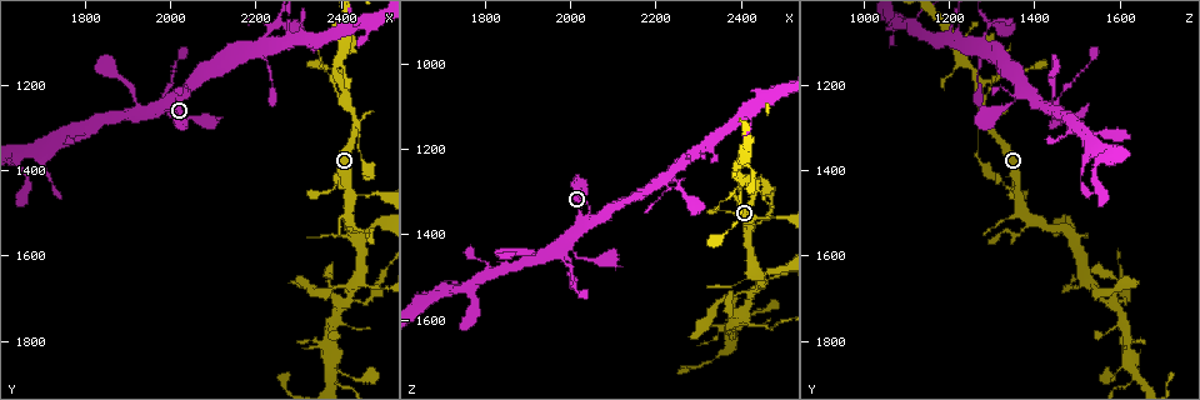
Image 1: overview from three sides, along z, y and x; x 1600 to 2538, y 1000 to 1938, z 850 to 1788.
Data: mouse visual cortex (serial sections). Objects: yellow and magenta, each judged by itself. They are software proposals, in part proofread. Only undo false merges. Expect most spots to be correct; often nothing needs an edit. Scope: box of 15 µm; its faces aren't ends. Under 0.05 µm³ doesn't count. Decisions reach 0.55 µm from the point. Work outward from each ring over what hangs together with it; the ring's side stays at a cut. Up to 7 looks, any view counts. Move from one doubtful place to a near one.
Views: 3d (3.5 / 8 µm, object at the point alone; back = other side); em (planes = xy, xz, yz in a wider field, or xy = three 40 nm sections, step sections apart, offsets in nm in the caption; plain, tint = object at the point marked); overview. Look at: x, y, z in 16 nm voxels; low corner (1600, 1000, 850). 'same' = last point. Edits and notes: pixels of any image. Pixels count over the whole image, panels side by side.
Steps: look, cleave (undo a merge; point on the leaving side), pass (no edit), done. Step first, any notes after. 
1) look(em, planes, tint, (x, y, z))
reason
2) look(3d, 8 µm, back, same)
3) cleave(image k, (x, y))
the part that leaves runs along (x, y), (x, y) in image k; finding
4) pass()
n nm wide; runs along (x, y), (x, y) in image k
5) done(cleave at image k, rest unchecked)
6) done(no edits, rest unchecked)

look(3d, 3.5 µm, (1800, 1300, 1495))
side arm on a straight run

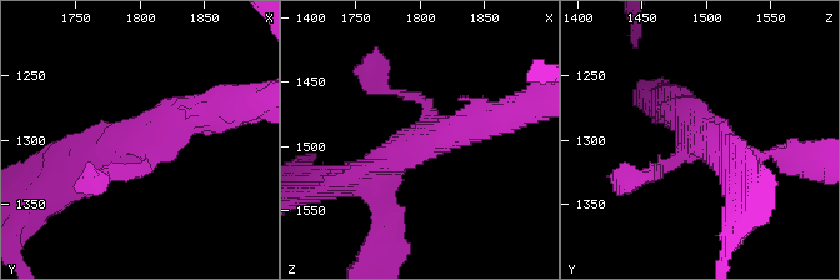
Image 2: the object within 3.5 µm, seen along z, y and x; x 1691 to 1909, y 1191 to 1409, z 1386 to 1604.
pass()
3 arms; runs along (220, 106), (81, 164) in image 2; one cell here

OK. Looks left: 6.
look(3d, 3.5 µm, (2420, 1455, 1365))
three-way junction

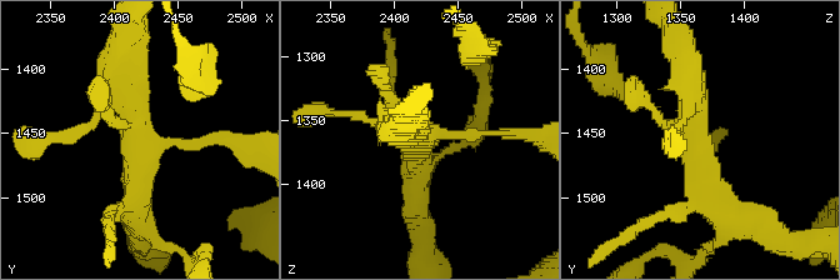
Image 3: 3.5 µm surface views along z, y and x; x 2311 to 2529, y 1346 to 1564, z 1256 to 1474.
look(em, xy, step 3, tint, (2422, 1460, 1362))

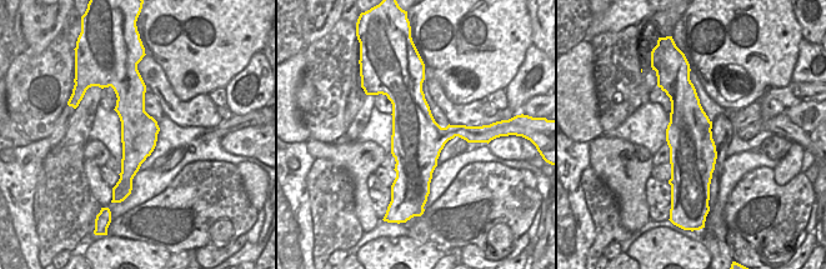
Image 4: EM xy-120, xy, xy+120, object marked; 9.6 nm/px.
pass()
runs along (129, 84), (131, 162), (124, 188) in image 4; all the same cell

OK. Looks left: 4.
look(3d, 3.5 µm, (2405, 1715, 1585))
looks like a crossing

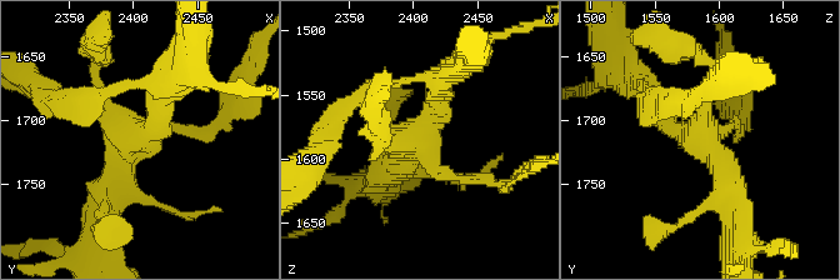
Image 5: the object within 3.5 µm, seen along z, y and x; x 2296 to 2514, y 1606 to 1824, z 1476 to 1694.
look(em, xy, step 2, tint, (2398, 1712, 1586))
4 arms; arms of 150, 150, 200, 350 nm; shape alone is not enough

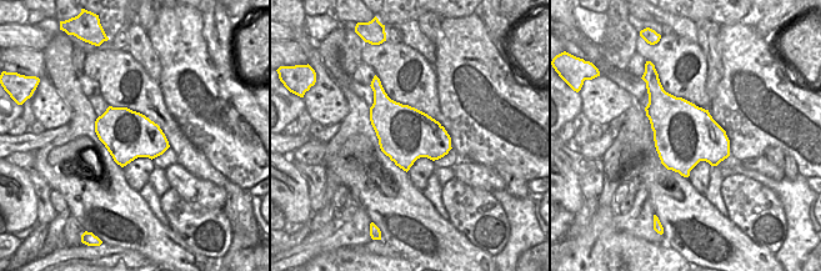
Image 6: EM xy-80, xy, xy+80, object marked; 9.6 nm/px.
pass()
all the same cell

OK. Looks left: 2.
done(no edits, rest unchecked)

